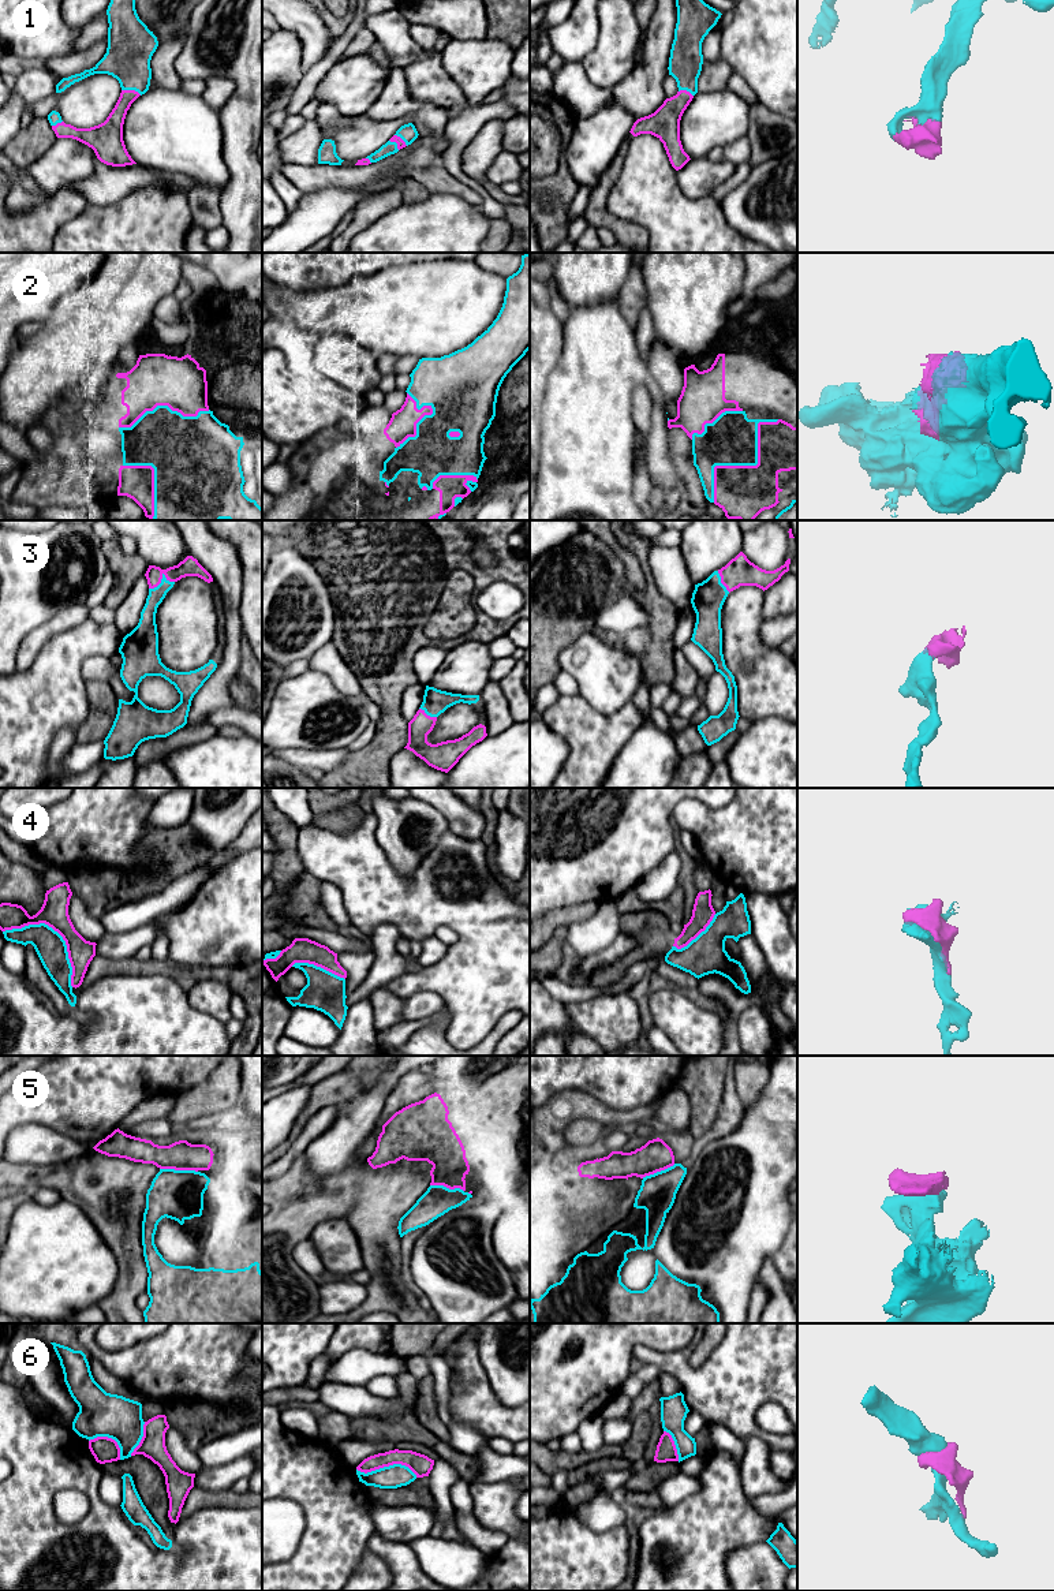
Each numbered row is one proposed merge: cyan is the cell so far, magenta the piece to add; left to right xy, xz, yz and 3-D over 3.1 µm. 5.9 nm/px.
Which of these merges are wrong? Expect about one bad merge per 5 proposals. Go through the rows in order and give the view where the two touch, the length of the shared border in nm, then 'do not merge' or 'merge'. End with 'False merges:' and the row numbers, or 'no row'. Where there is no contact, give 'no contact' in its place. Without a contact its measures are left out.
1: contact in xy; length 120 nm; merge
2: contact in yz; length 600 nm; merge
3: contact in xy; length 160 nm; merge
4: contact in xy; length 550 nm; do not merge
5: contact in xy; length 220 nm; merge
6: contact in xz; length 360 nm; do not merge
False merges: 4, 6

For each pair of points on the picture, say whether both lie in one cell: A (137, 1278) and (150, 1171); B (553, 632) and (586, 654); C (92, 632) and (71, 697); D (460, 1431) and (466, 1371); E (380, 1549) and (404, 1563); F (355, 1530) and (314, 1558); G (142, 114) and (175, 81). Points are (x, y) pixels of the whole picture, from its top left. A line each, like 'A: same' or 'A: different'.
A: same
B: different
C: same
D: different
E: same
F: same
G: different

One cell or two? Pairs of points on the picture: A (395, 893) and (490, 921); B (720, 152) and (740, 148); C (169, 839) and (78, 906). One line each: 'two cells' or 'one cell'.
A: one cell
B: one cell
C: two cells

